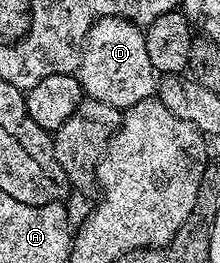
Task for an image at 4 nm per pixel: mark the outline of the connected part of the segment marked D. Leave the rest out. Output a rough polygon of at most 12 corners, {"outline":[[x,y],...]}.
{"outline":[[95,19],[82,48],[89,99],[119,110],[151,99],[145,31]]}

